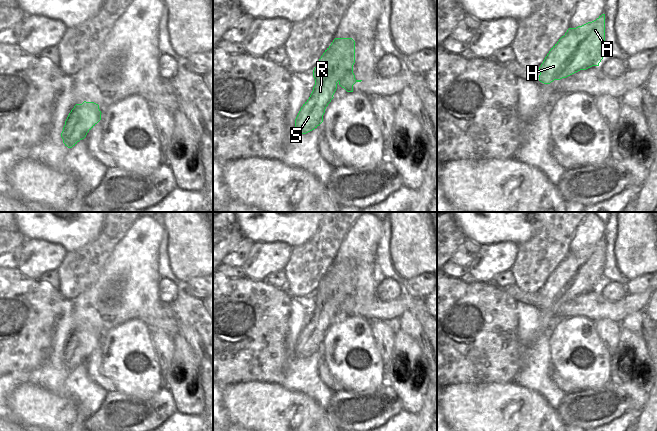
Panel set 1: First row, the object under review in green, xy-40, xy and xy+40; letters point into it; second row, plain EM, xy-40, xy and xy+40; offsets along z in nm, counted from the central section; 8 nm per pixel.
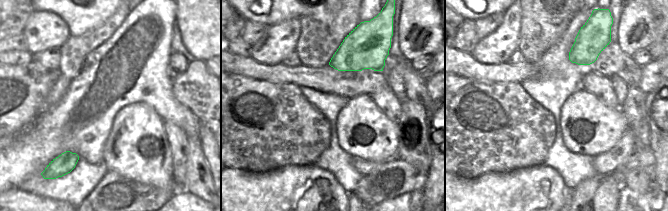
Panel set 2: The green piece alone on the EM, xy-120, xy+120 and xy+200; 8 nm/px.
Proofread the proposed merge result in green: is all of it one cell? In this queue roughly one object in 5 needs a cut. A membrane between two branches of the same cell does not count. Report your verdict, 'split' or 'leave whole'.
leave whole

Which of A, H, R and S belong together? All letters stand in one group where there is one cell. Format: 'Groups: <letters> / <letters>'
Groups: A H R S

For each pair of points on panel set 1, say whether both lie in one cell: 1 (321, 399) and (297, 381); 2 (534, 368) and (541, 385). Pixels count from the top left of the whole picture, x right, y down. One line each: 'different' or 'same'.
1: same
2: same

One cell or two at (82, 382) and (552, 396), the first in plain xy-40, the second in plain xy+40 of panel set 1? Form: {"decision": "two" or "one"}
{"decision": "one"}

